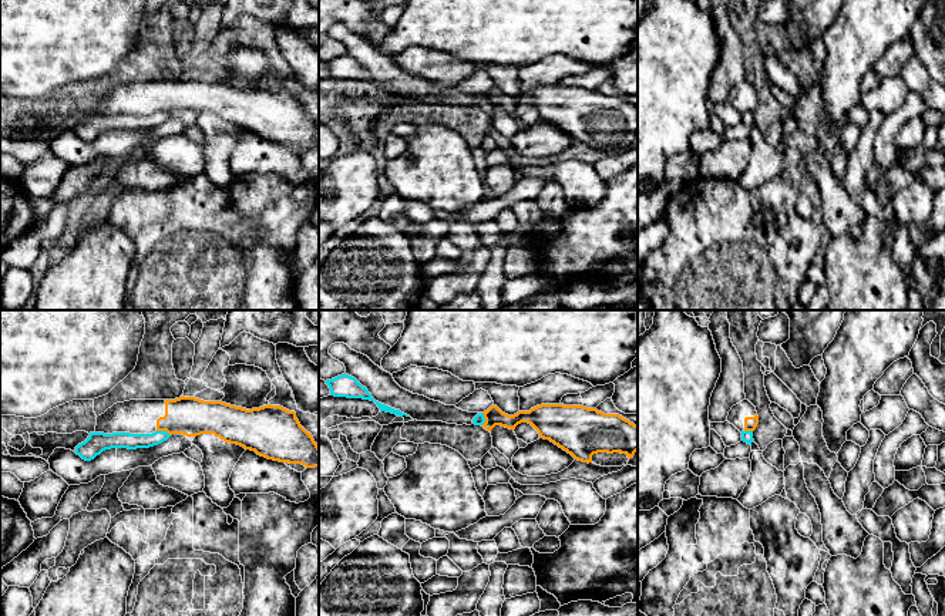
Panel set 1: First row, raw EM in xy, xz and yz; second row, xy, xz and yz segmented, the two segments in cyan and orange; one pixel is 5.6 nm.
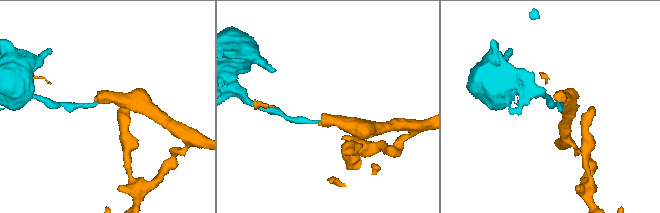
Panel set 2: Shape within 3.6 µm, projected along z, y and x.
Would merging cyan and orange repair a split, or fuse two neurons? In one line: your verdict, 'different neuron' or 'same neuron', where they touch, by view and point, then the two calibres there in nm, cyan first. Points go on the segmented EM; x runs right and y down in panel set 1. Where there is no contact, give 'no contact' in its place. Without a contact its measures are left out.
different neuron | xy (164, 431) | 100/220 nm

